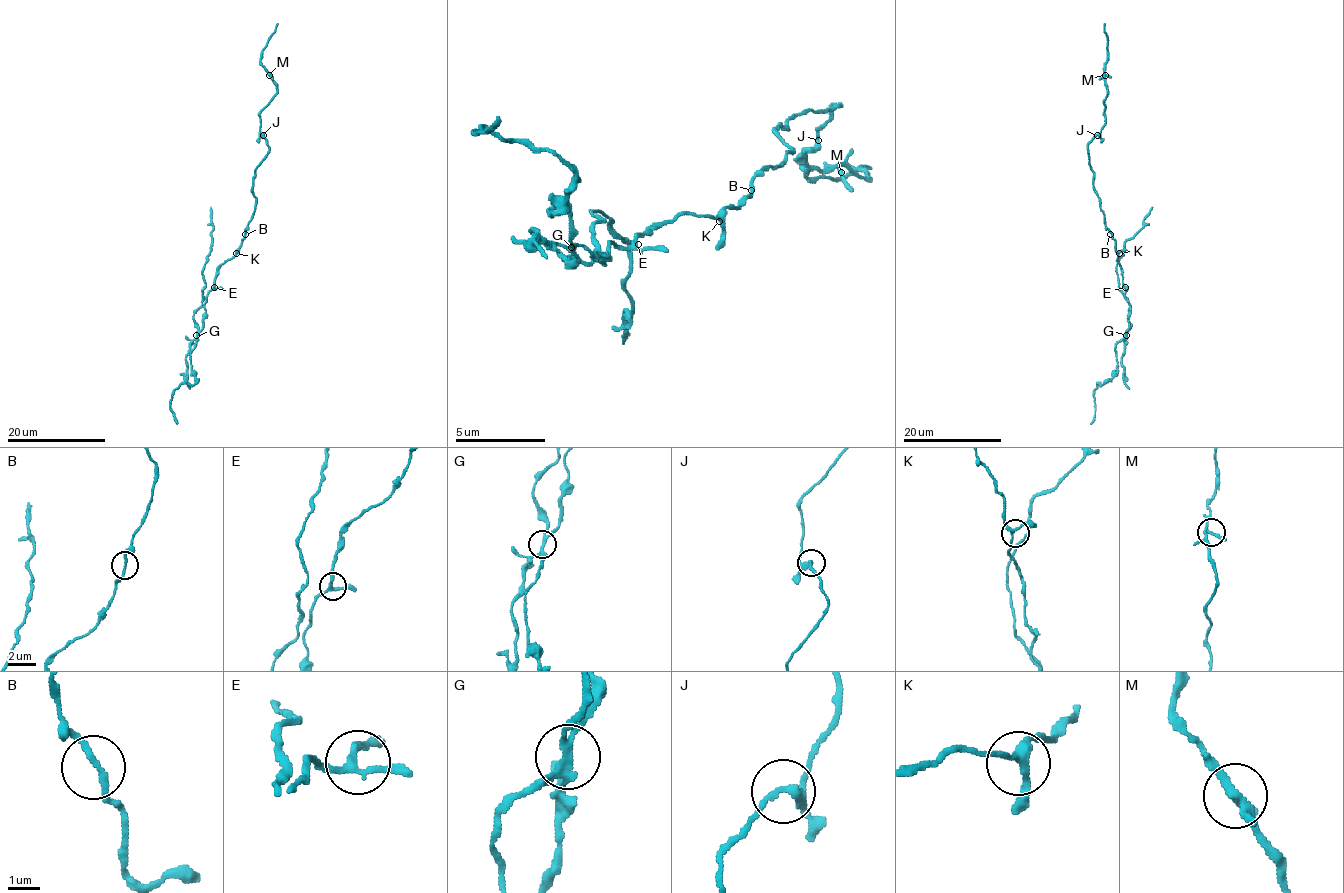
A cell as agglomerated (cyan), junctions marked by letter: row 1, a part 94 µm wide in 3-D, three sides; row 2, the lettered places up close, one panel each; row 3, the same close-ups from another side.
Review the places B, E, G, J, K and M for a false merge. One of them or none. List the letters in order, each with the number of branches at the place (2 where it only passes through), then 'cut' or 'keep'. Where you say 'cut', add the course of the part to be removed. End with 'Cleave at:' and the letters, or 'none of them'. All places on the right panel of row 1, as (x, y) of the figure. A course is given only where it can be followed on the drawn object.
B: 2 branches meet; keep
E: 3 branches meet; keep
G: 4 branches meet; cut; foreign part runs (1126, 335), (1130, 306), (1119, 289), (1116, 263), (1125, 242), (1142, 227), (1143, 218), (1152, 207)
J: 2 branches meet; keep
K: 3 branches meet; keep
M: 4 branches meet; keep
Cleave at: G

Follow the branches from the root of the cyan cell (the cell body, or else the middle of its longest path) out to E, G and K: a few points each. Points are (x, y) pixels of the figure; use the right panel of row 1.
E: (1112, 232), (1125, 287)
G: (1112, 232), (1123, 286), (1126, 290), (1125, 298), (1130, 306), (1126, 335)
K: (1112, 232), (1119, 253)

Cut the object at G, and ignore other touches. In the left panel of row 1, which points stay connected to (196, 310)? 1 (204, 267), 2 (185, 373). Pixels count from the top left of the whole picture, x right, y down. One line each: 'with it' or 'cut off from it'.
1: with it
2: with it

